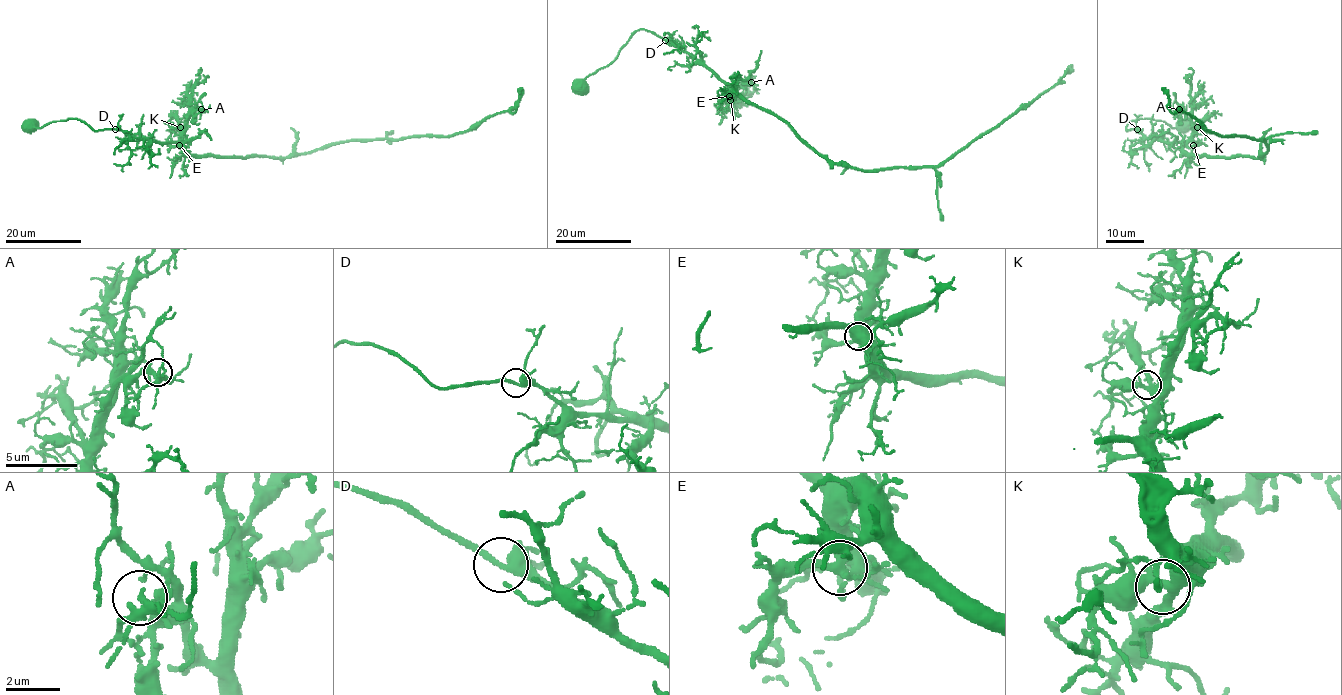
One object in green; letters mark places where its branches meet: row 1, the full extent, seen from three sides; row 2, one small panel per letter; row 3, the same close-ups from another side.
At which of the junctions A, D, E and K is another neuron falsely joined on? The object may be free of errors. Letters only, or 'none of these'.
none of these

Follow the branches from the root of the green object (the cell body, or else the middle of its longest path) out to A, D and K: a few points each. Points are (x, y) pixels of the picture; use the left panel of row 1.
A: (265, 157), (190, 156), (181, 145), (184, 121), (191, 112), (201, 109)
D: (265, 157), (190, 156), (176, 143), (131, 138), (115, 129)
K: (265, 157), (190, 156), (181, 145), (180, 127)

